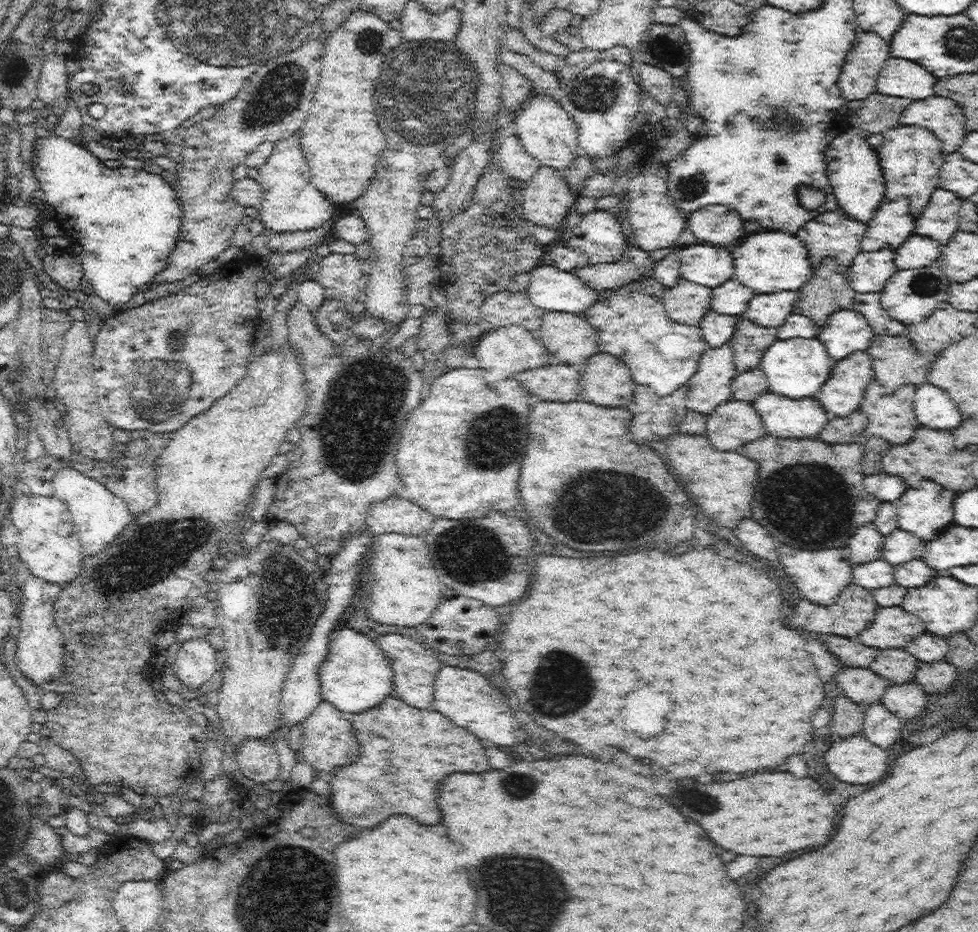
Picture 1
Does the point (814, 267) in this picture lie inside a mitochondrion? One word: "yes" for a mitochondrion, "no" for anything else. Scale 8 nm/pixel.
no

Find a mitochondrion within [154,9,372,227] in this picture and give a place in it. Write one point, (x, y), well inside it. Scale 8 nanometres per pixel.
(279, 94)

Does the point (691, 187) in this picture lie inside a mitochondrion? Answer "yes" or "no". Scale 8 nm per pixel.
yes

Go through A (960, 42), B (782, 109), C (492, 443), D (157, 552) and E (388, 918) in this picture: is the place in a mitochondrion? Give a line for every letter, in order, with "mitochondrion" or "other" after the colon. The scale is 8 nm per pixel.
A: mitochondrion
B: mitochondrion
C: mitochondrion
D: mitochondrion
E: other

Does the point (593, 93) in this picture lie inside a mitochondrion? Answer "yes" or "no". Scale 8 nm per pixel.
yes

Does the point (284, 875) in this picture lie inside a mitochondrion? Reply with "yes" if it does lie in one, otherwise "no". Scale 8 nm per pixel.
yes

